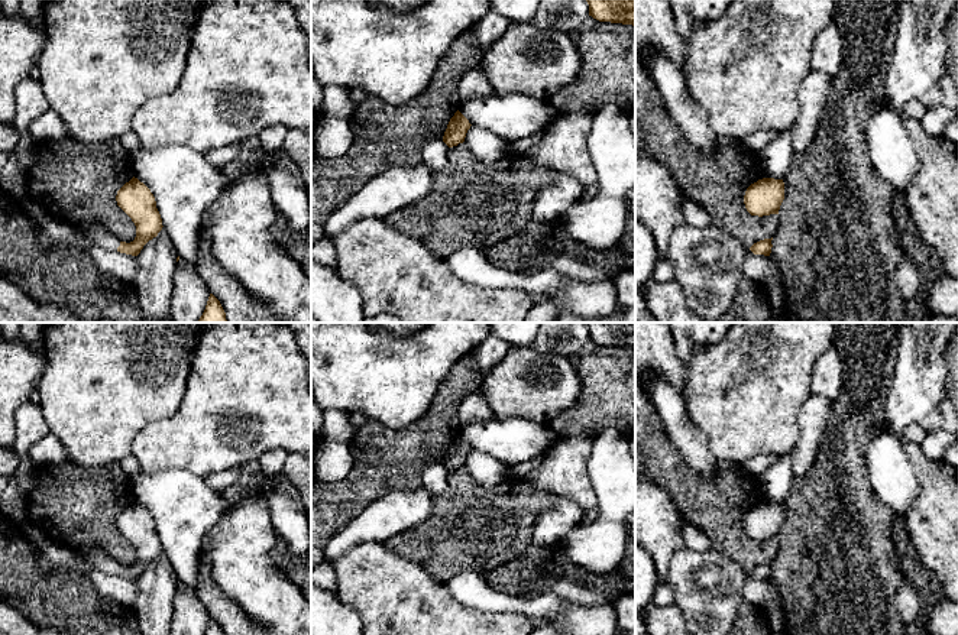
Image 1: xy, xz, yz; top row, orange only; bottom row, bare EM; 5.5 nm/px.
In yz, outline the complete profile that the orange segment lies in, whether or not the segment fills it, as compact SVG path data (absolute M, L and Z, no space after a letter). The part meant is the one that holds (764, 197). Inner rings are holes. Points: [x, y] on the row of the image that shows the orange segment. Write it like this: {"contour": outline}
{"contour": "M763 178L751 184L744 195L744 204L751 216L779 214L784 200L783 179Z"}

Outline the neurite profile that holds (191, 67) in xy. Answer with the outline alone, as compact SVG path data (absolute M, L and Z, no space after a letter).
M207 0L191 32L185 71L178 87L149 100L132 120L140 149L179 145L205 155L211 149L258 137L269 126L311 132L311 39L288 0Z

